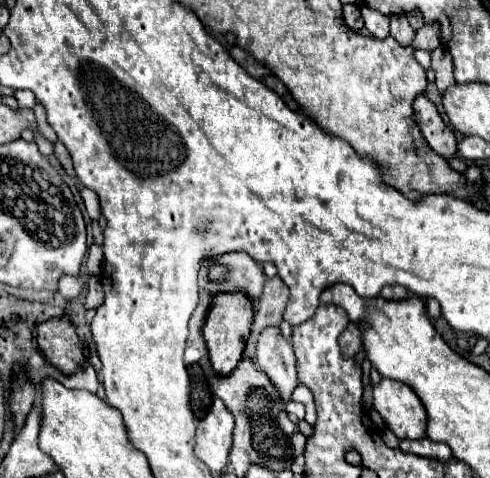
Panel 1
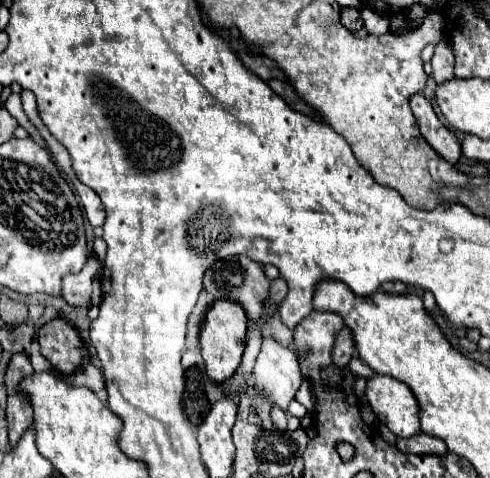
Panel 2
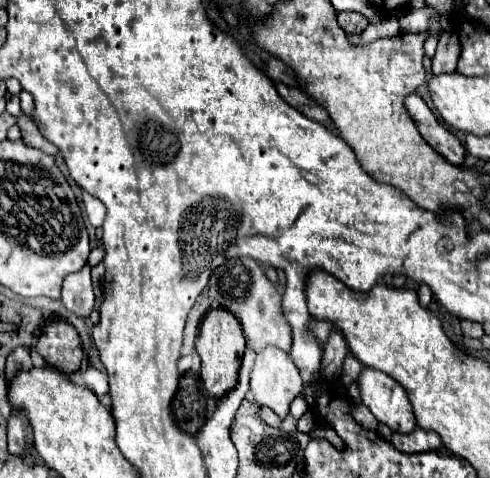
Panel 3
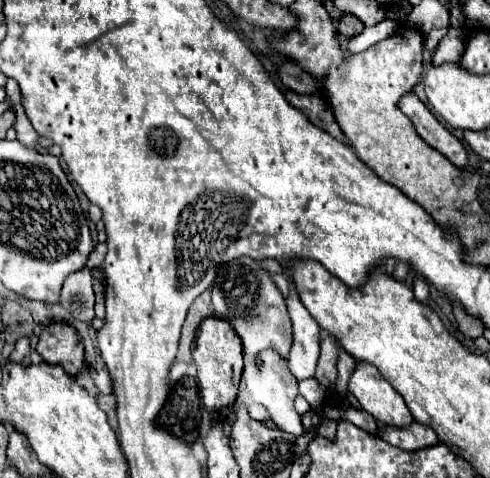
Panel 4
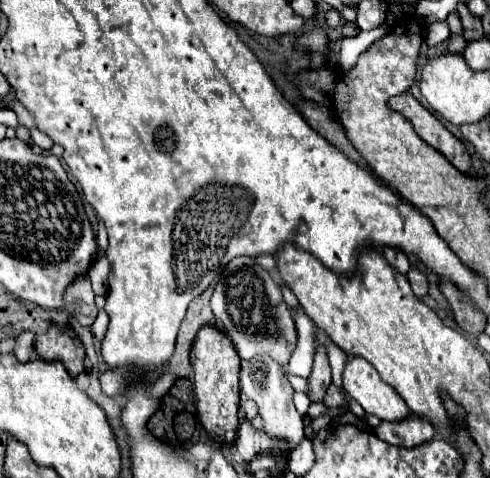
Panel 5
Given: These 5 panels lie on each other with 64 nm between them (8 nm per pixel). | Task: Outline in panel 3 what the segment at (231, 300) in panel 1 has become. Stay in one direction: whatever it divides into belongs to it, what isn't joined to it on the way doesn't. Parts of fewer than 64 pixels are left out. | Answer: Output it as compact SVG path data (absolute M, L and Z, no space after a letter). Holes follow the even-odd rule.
M224 308L210 310L200 326L200 334L196 340L196 352L202 362L200 378L204 382L204 390L208 392L208 396L218 400L236 388L244 348L246 348L246 340L244 340L244 334L240 332L240 326L236 324L234 314Z

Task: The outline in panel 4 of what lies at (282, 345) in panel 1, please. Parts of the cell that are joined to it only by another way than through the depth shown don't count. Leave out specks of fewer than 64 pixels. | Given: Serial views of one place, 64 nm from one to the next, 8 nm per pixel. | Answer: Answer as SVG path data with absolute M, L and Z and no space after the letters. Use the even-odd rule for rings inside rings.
M260 352L256 356L256 366L252 366L252 370L244 370L242 380L244 380L244 388L246 388L248 396L268 410L268 416L274 422L276 430L288 432L296 438L304 434L302 418L294 410L294 398L298 396L298 386L296 386L296 378L288 372L286 360L280 360L280 356L276 356L276 352Z

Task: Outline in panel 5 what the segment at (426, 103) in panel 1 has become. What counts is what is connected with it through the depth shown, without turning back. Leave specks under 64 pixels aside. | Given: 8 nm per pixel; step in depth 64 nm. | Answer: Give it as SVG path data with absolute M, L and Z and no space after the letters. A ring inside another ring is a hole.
M404 92L404 94L398 94L398 96L392 96L388 100L388 106L396 112L400 112L402 116L406 116L416 134L428 142L432 148L440 150L442 156L448 158L448 162L460 170L462 174L466 174L470 170L470 154L466 150L466 146L452 134L444 128L444 124L434 116L430 114L412 94Z

